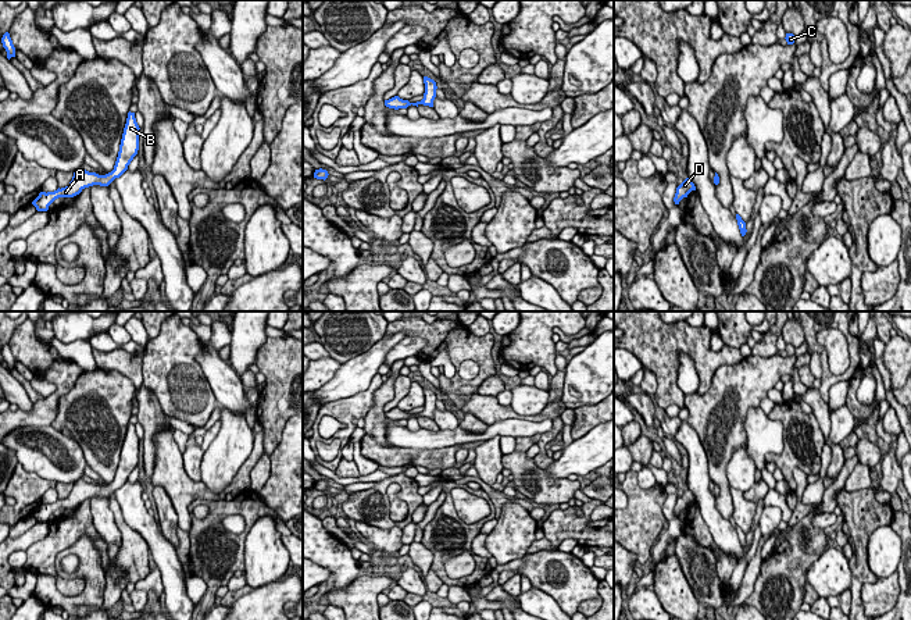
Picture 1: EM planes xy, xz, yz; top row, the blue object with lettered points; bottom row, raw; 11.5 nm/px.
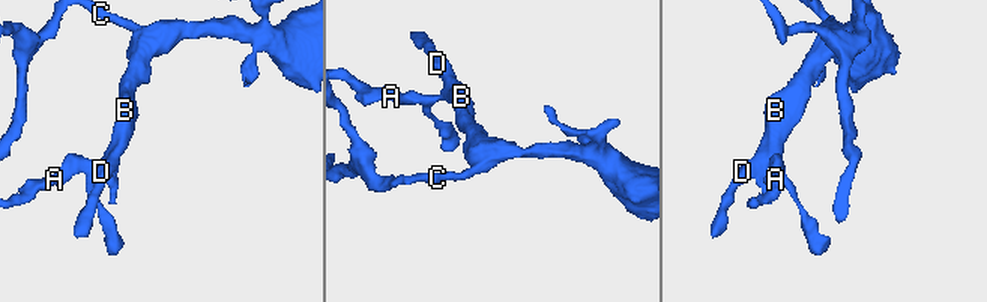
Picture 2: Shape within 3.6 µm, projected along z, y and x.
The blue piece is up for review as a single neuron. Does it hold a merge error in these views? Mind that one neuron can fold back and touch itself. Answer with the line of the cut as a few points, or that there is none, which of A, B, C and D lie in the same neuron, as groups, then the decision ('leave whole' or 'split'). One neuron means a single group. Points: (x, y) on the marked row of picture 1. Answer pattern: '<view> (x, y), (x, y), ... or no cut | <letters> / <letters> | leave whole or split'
no cut | A B C D | leave whole

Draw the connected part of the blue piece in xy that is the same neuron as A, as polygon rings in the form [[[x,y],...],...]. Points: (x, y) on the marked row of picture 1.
[[[128,113],[126,124],[124,128],[118,157],[114,170],[106,175],[89,172],[79,168],[74,172],[72,181],[65,188],[58,188],[54,192],[40,192],[32,202],[37,211],[47,211],[49,206],[58,197],[74,197],[79,195],[85,188],[100,185],[108,186],[115,178],[119,178],[126,170],[139,150],[139,125],[135,118],[135,113]]]

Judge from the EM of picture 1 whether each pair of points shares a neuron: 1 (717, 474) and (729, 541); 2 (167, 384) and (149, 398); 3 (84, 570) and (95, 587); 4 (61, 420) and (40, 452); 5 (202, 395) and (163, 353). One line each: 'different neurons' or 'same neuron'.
1: different neurons
2: different neurons
3: same neuron
4: different neurons
5: same neuron

